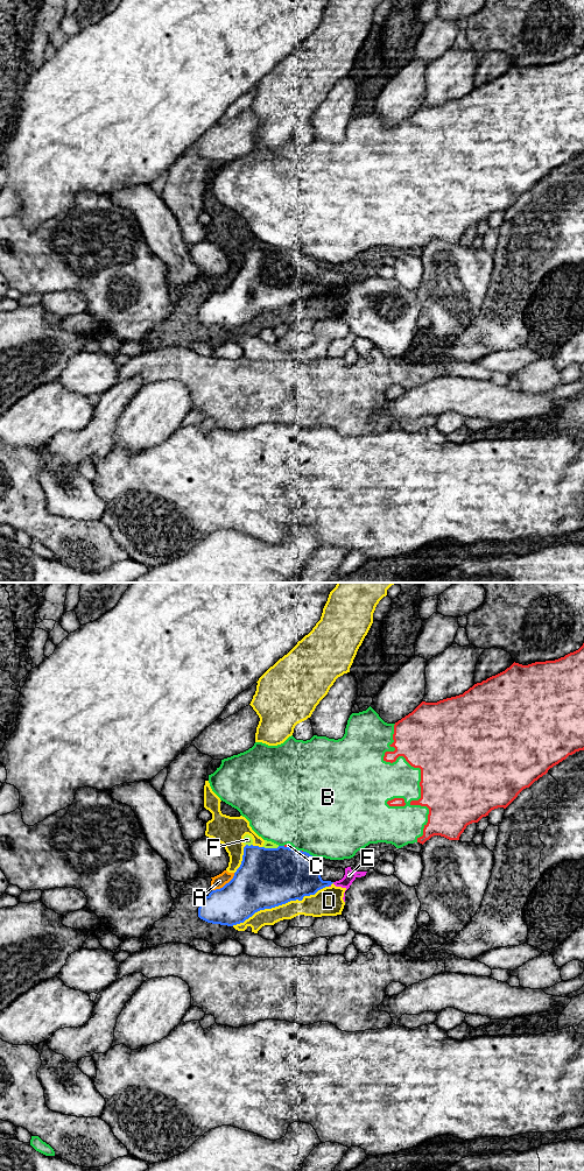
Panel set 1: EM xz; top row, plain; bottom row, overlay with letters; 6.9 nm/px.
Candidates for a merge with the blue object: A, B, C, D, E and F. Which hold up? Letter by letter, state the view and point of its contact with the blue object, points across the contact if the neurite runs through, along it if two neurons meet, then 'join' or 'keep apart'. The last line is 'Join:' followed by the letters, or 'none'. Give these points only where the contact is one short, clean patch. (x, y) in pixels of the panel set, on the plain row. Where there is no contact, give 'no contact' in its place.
A: meets blue in xz at (225, 288); border along xz (234, 276), (222, 290), (212, 294); keep apart
B: meets blue in xz at (309, 258); keep apart
C: meets blue in xz at (288, 251); keep apart
D: meets blue in xz at (280, 308); keep apart
E: meets blue in xz at (329, 288); border along xz (330, 288), (328, 289); keep apart
F: meets blue in xz at (271, 252); keep apart
Join: none

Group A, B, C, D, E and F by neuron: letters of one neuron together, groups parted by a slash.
A D E F / B C

